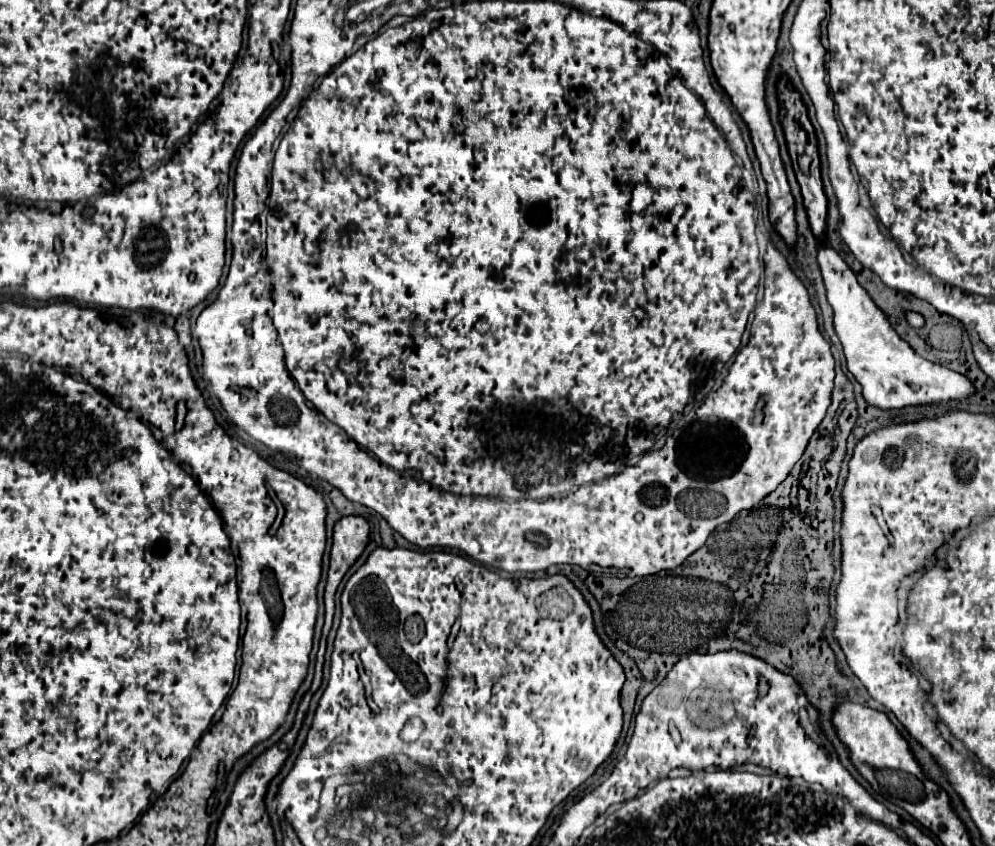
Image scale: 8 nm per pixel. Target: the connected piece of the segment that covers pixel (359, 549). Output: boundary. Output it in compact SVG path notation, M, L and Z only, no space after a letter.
M347 516L335 524L333 546L331 546L331 566L329 566L327 586L325 586L325 610L327 610L325 628L329 626L329 620L335 614L337 586L341 584L347 570L355 564L355 560L363 554L367 544L369 544L369 524L365 518Z

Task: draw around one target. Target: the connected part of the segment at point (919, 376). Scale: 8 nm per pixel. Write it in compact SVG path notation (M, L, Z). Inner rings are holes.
M827 242L817 244L817 264L823 274L827 300L833 308L835 332L843 344L843 352L847 358L847 368L855 376L855 380L863 386L863 396L871 406L887 408L903 408L911 404L929 404L929 402L949 402L961 400L975 392L971 382L949 368L933 364L915 354L915 350L899 338L899 334L891 328L891 322L879 310L871 296L859 286L853 270L847 262L831 248Z

